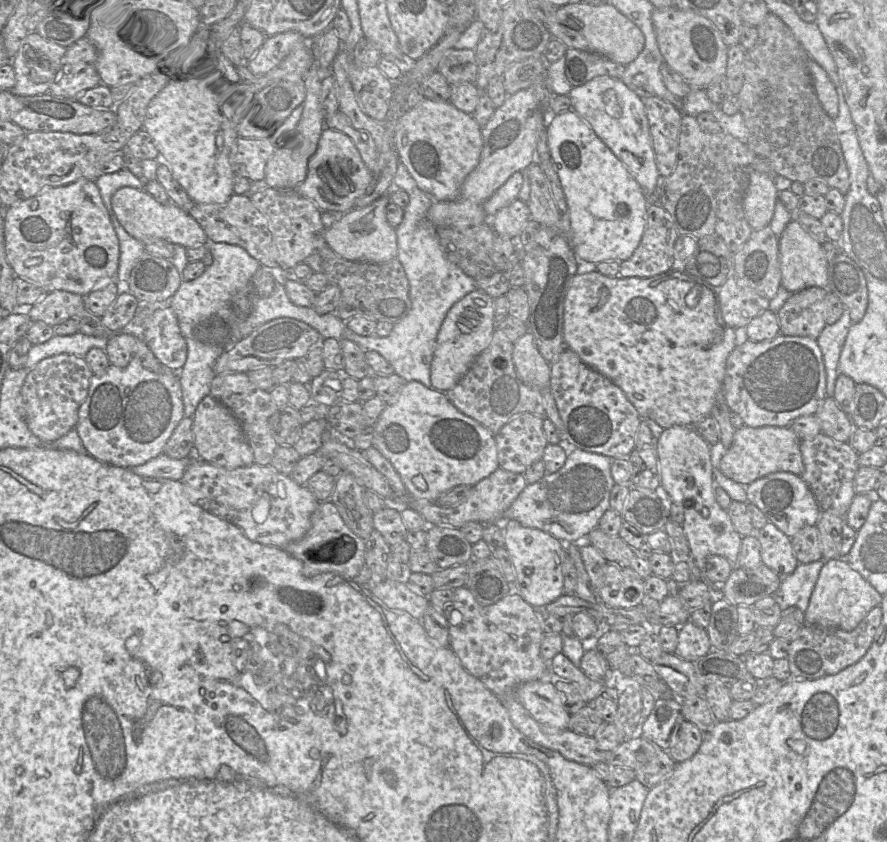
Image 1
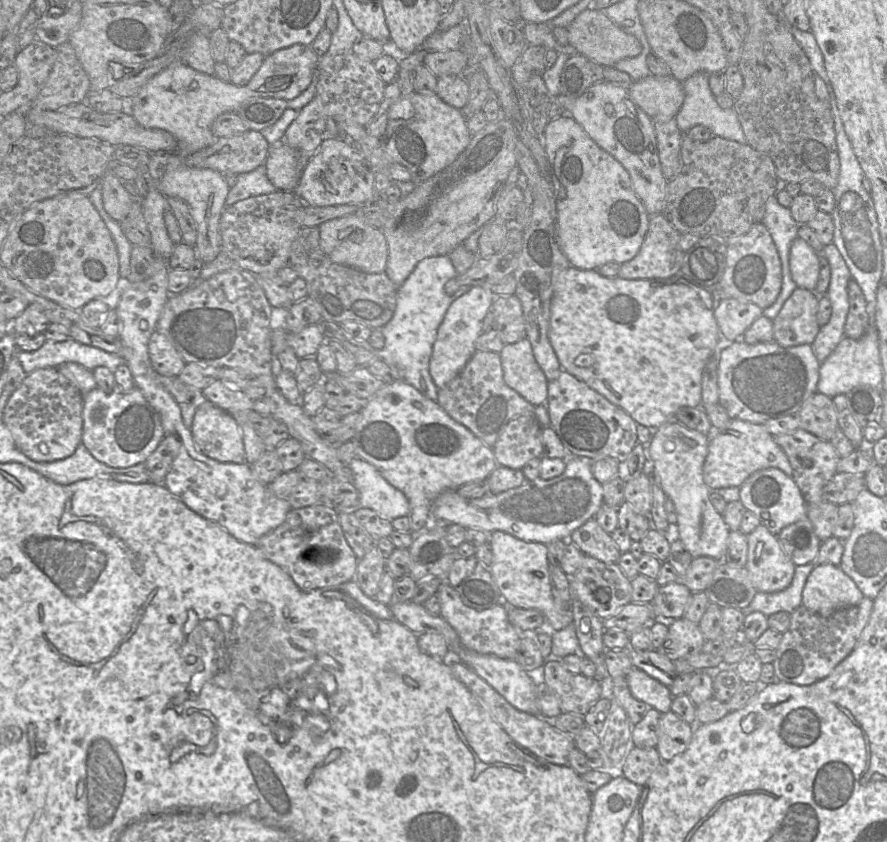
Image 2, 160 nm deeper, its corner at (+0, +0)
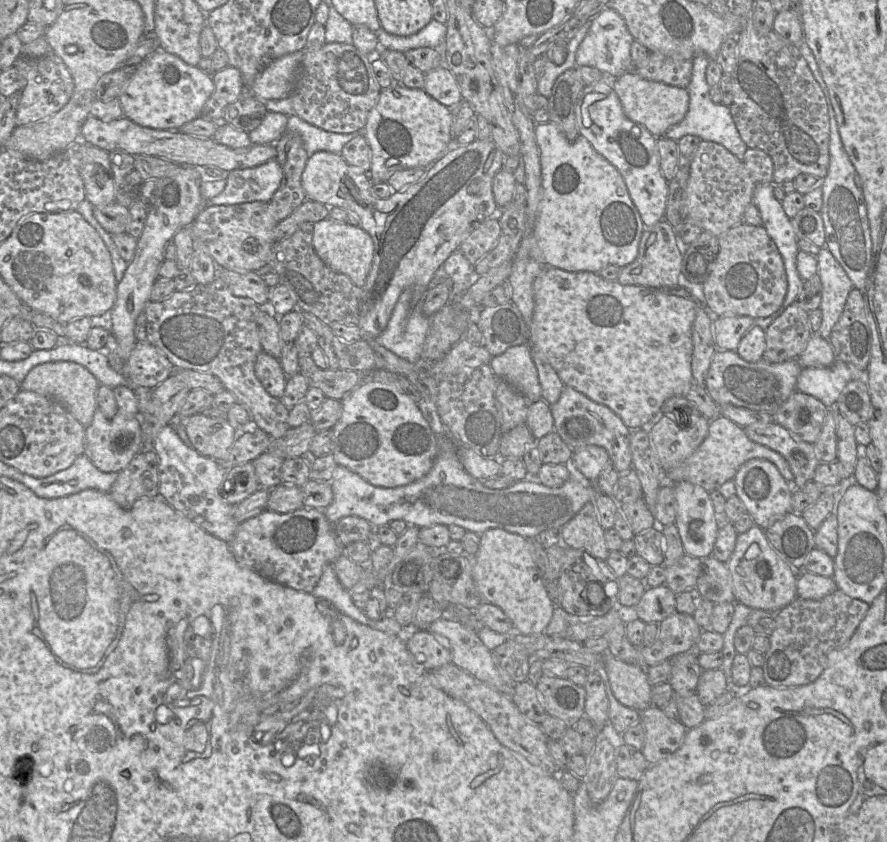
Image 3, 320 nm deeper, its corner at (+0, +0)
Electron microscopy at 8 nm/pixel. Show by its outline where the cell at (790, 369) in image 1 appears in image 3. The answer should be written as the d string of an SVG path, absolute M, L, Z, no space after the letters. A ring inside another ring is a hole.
M717 350L712 356L704 387L719 407L732 405L773 415L796 392L801 371L798 359L776 364L768 363L764 359L750 363L743 360L736 351Z

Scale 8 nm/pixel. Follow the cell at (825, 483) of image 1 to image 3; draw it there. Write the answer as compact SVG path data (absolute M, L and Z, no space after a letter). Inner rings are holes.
M776 423L752 424L743 429L751 441L779 453L788 462L794 477L794 489L804 487L813 479L815 469L820 464L813 444L798 440Z

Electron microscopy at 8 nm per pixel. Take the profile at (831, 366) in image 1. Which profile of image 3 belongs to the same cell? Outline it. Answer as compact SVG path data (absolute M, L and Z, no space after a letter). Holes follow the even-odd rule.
M822 247L816 257L818 261L817 274L822 284L822 298L819 308L822 311L823 319L819 330L814 334L828 340L854 285L826 247Z

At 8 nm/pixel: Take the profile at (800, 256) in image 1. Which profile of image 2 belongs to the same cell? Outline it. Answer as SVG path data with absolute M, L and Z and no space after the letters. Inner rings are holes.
M800 237L791 245L789 266L792 279L799 288L815 290L820 274L820 254Z

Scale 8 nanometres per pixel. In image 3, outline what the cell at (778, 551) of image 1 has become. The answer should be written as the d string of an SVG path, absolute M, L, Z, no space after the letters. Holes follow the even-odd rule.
M753 525L748 531L738 534L735 549L726 563L733 583L735 602L750 608L778 612L797 598L797 575L769 543L764 530Z

